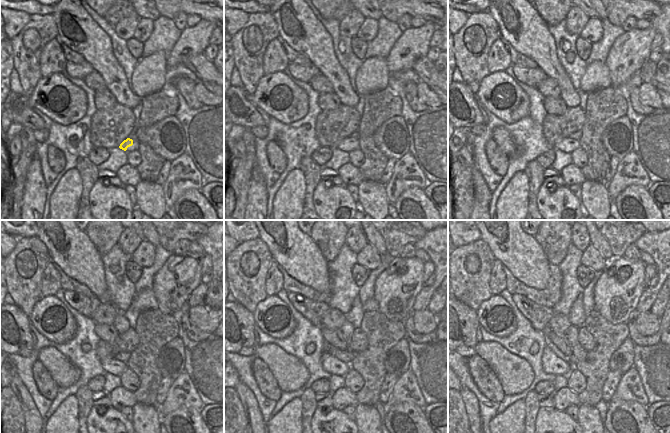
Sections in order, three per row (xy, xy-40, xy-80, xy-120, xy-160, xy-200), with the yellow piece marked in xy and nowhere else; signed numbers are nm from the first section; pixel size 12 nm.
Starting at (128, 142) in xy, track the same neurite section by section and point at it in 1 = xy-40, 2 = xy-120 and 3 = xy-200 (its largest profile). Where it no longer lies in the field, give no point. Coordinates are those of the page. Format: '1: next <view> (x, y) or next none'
1: next xy-40 (347, 144)
2: next xy-120 (113, 366)
3: next xy-200 (551, 364)

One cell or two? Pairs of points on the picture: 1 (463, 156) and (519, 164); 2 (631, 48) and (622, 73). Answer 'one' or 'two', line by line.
1: two
2: one

